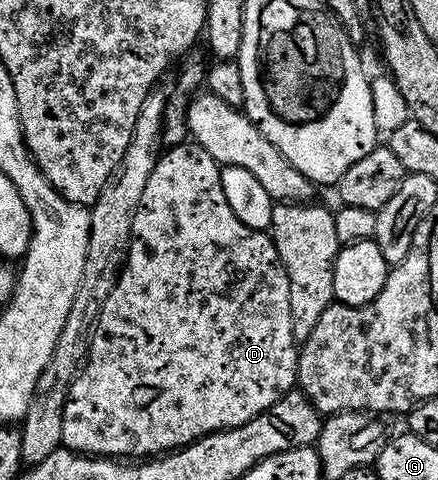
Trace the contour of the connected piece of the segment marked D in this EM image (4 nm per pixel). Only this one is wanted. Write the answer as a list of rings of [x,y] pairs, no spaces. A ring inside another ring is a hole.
[[[184,143],[172,145],[166,152],[164,157],[162,154],[156,160],[149,175],[149,183],[145,183],[145,191],[141,191],[141,203],[133,215],[127,259],[119,271],[113,291],[109,291],[109,299],[105,299],[99,318],[95,321],[87,360],[83,362],[83,368],[79,370],[67,392],[61,435],[63,445],[76,453],[116,459],[147,459],[152,455],[170,453],[172,449],[193,443],[210,433],[249,423],[249,419],[273,407],[277,399],[292,392],[297,385],[299,350],[293,335],[293,319],[289,315],[289,275],[285,275],[285,267],[277,255],[277,247],[271,241],[270,232],[250,229],[248,225],[241,223],[241,219],[237,219],[237,215],[233,215],[229,199],[225,199],[225,187],[221,187],[221,166],[213,159],[213,155],[209,155],[209,151],[205,151],[205,147]]]

